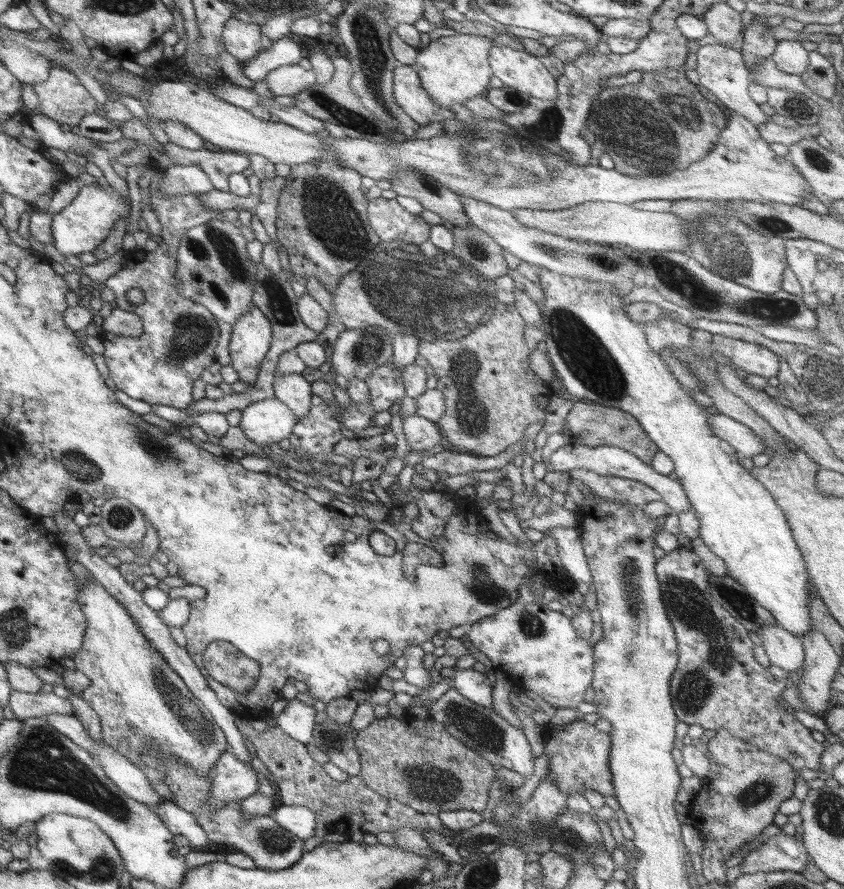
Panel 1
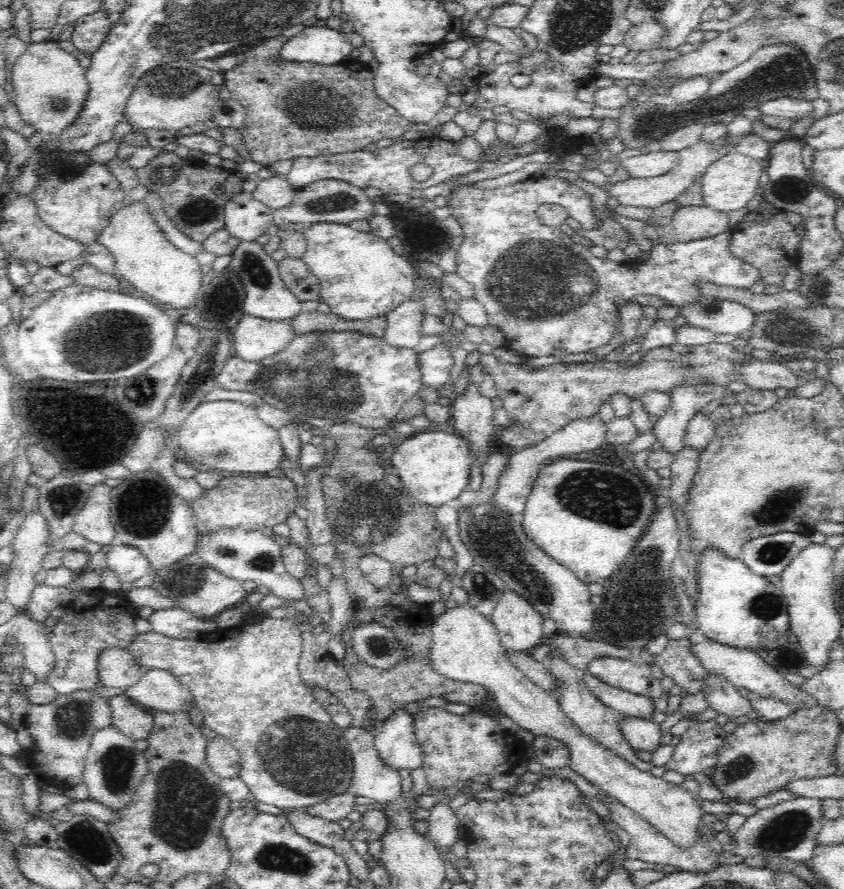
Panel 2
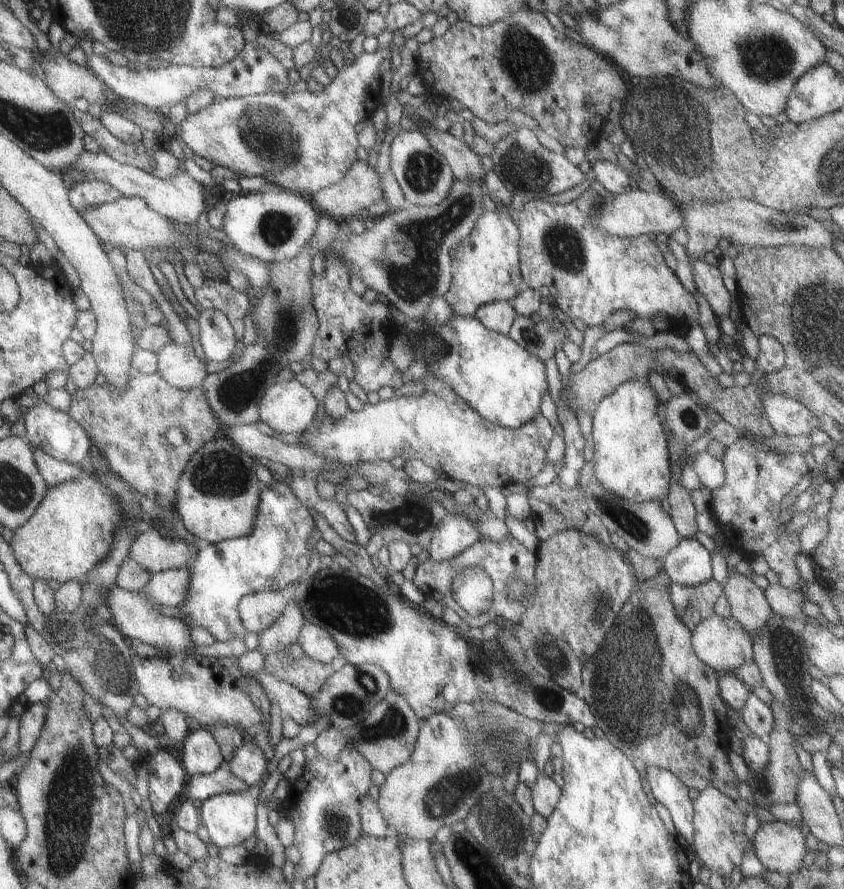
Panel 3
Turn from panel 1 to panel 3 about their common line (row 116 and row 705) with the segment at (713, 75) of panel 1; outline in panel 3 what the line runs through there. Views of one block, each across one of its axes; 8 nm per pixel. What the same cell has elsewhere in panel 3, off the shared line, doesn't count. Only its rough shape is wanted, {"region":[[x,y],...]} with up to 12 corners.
{"region":[[749,692],[735,712],[751,734],[769,744],[775,726],[769,706]]}

